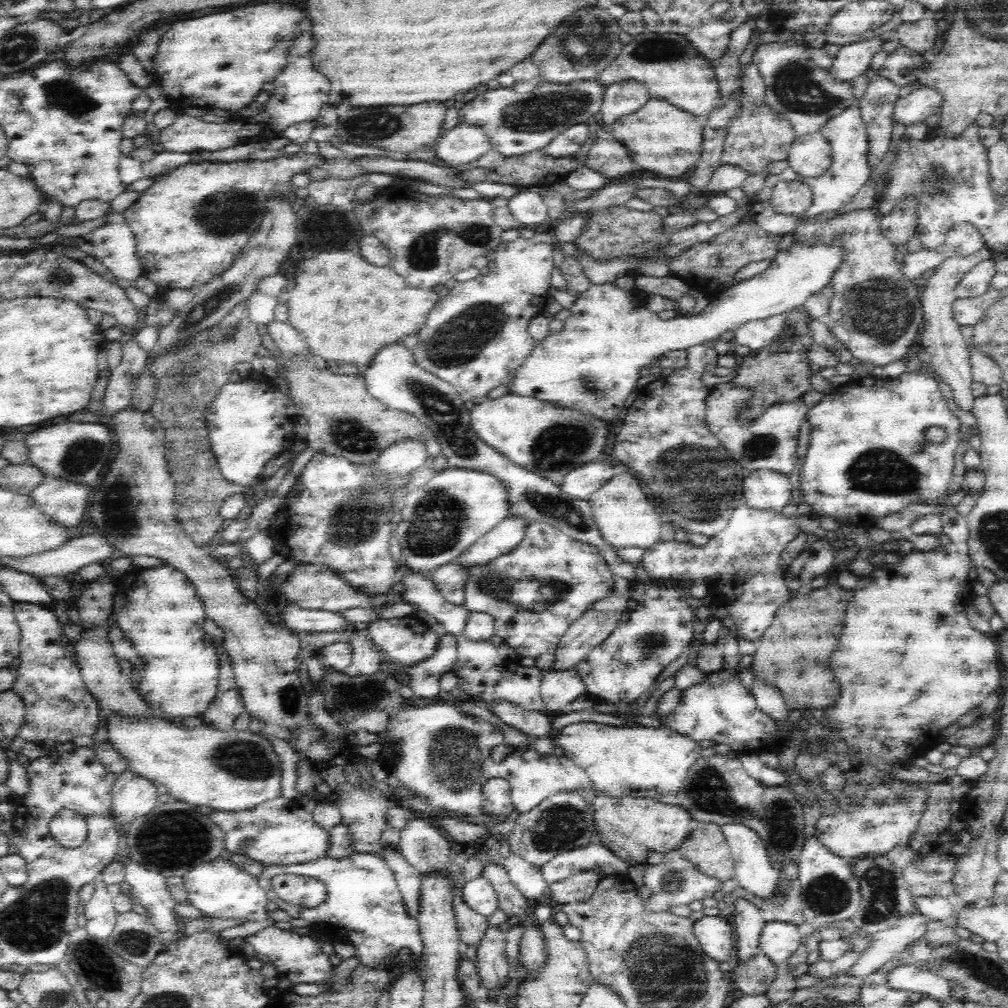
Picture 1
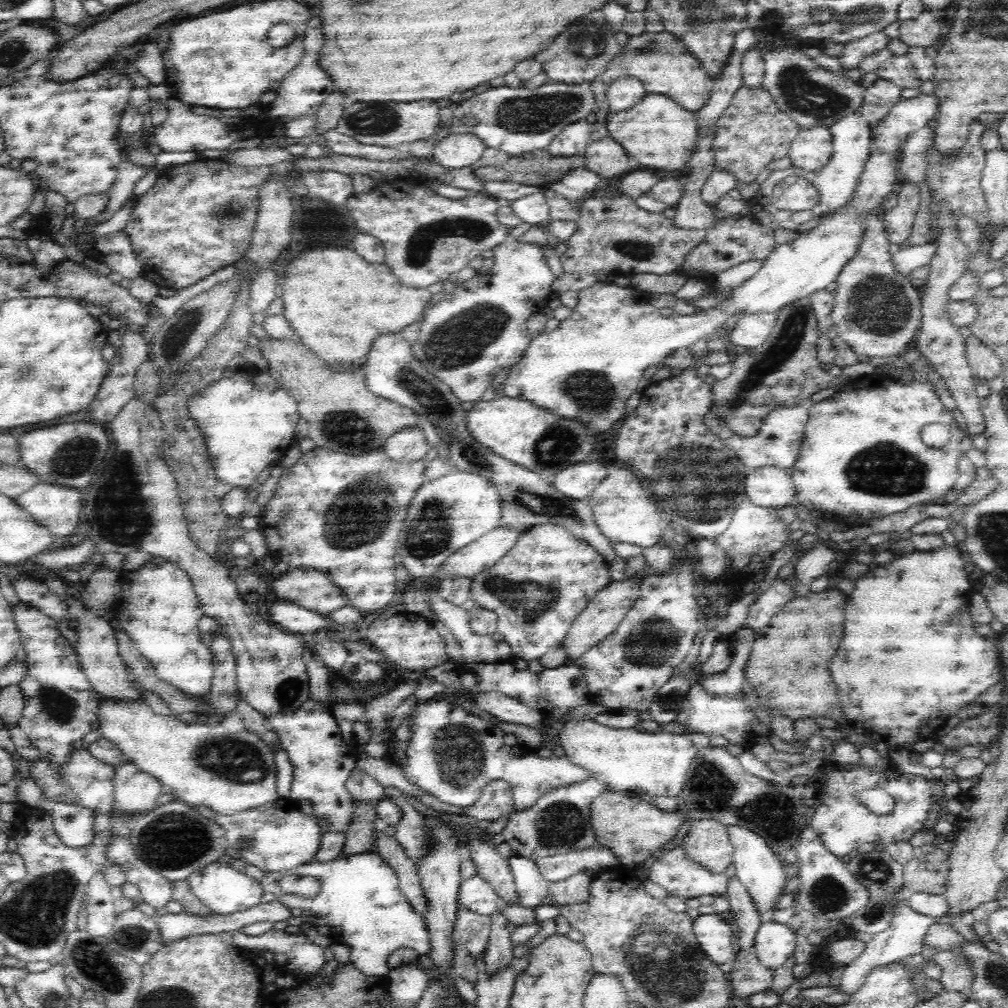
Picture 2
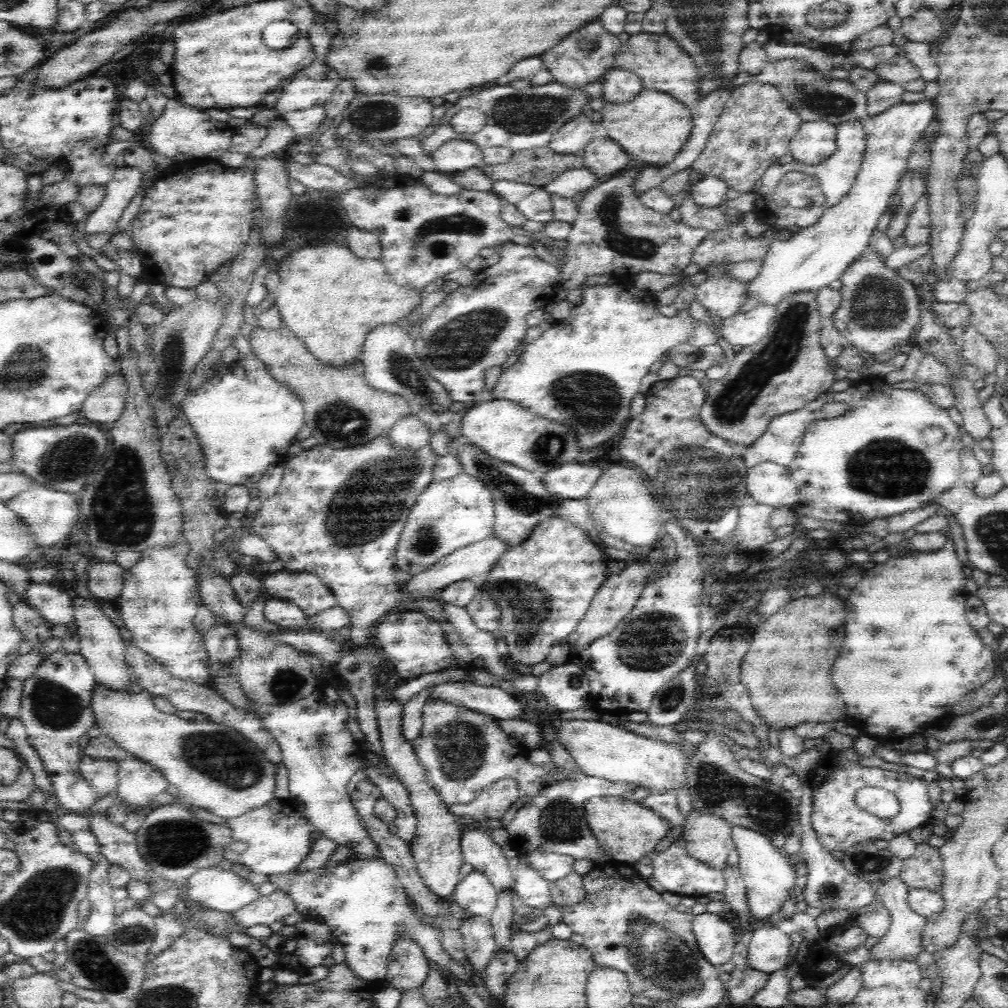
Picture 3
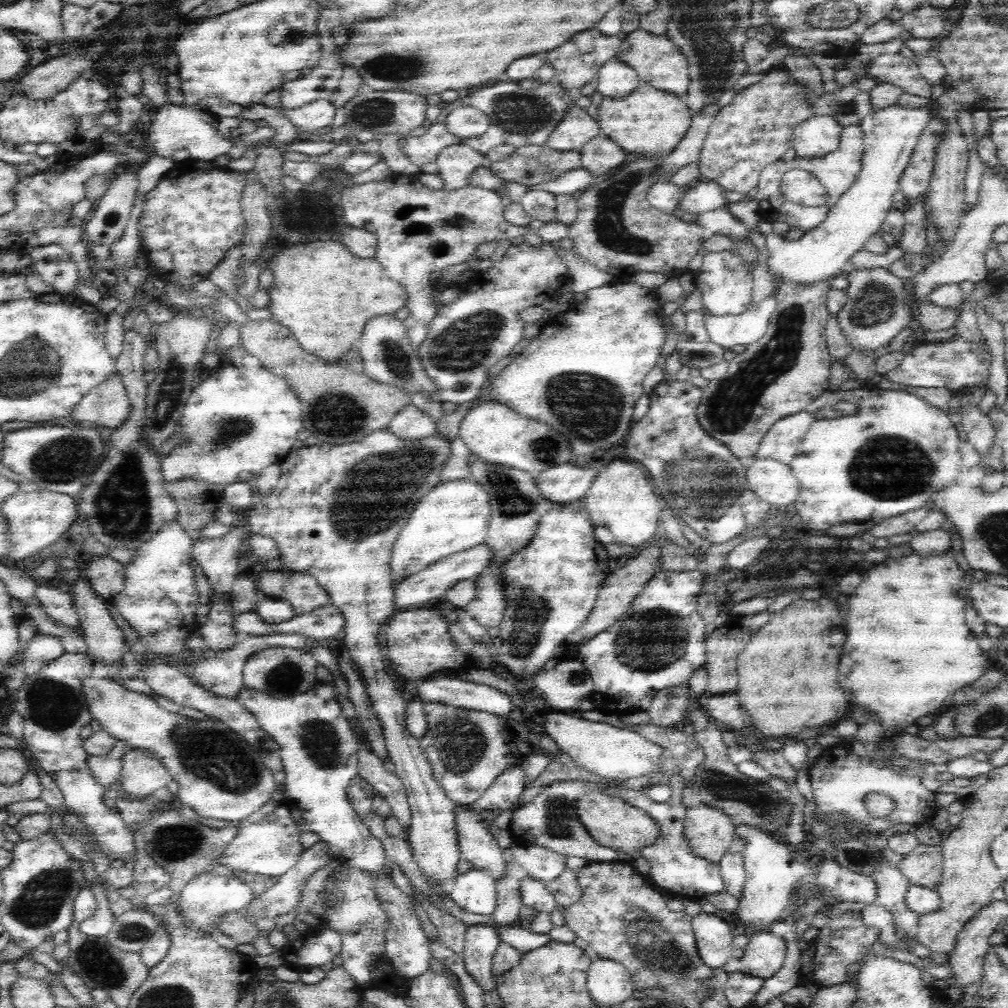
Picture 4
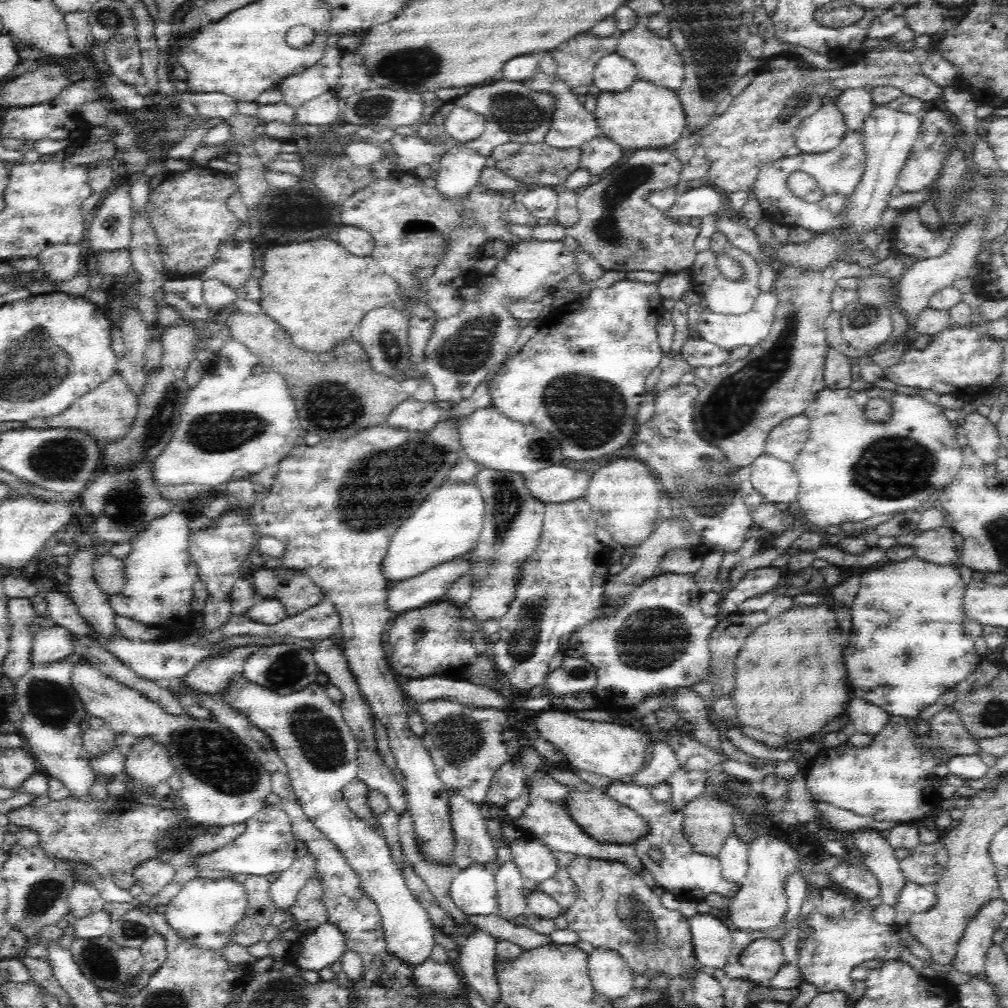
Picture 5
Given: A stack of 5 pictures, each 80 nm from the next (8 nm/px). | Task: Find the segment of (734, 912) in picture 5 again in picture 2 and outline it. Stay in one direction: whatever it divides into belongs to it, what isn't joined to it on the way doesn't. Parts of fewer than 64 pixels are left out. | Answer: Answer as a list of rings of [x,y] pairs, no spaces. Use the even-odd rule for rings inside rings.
[[[727,826],[726,832],[730,839],[733,850],[733,865],[738,881],[746,887],[748,894],[752,897],[753,903],[758,910],[772,908],[782,889],[786,884],[786,872],[784,864],[778,859],[777,854],[769,847],[768,843],[759,834],[743,826]]]

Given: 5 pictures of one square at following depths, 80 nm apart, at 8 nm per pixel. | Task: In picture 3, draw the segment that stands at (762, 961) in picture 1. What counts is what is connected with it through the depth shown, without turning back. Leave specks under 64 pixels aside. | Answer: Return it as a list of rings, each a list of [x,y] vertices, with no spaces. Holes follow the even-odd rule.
[[[745,942],[736,943],[732,962],[734,968],[726,982],[729,1003],[743,1005],[764,988],[769,981],[769,973],[749,965],[748,945]]]

